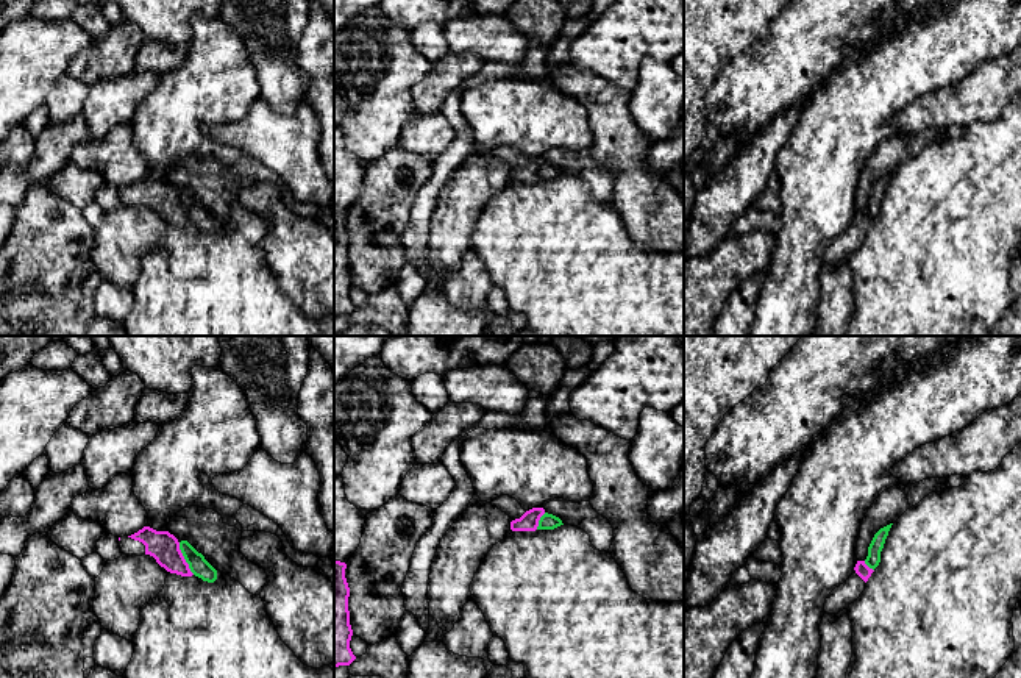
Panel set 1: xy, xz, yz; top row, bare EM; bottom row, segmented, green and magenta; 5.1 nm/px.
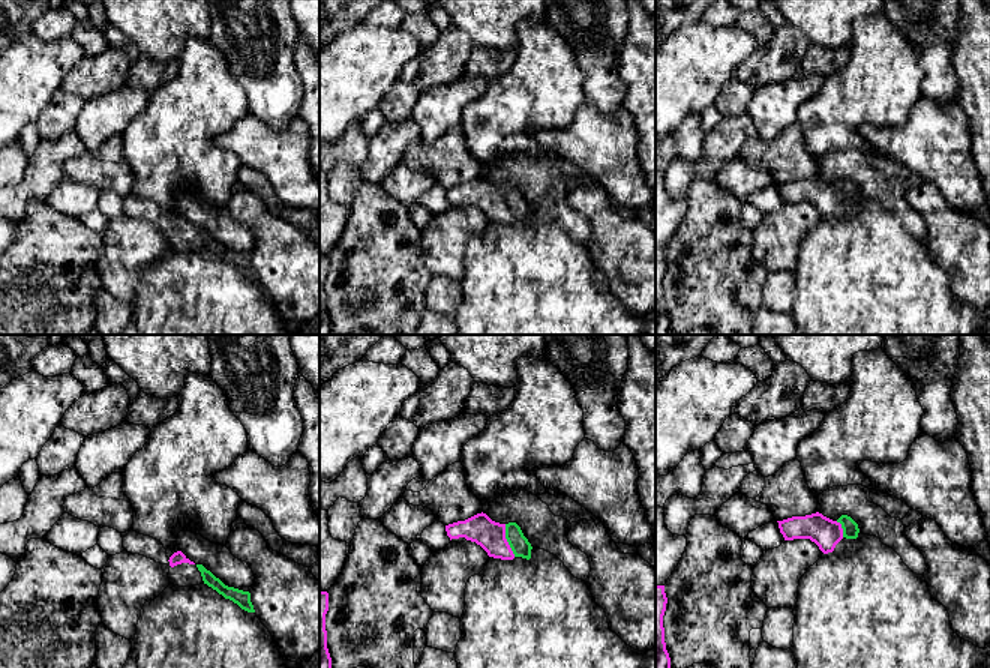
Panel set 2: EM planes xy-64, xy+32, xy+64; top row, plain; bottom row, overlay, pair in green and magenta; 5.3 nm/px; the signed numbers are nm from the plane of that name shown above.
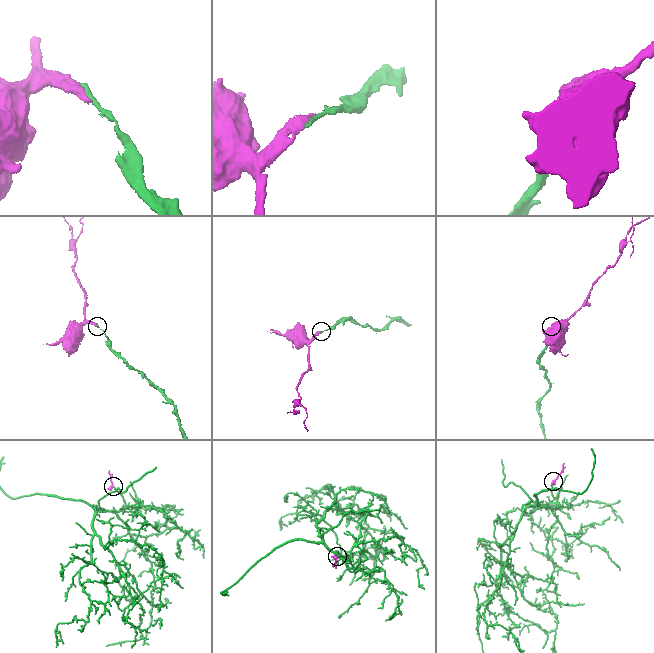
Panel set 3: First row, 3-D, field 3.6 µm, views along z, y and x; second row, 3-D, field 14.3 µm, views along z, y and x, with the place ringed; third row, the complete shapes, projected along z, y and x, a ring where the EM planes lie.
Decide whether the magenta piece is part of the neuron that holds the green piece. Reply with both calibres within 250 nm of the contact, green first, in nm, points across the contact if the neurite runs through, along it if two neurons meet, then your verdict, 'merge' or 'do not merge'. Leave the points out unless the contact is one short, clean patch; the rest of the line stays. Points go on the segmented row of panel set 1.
100 nm thick on the green side, 160 nm on the other; runs through xy (199, 566), (184, 558), (174, 556), (164, 547); merge

